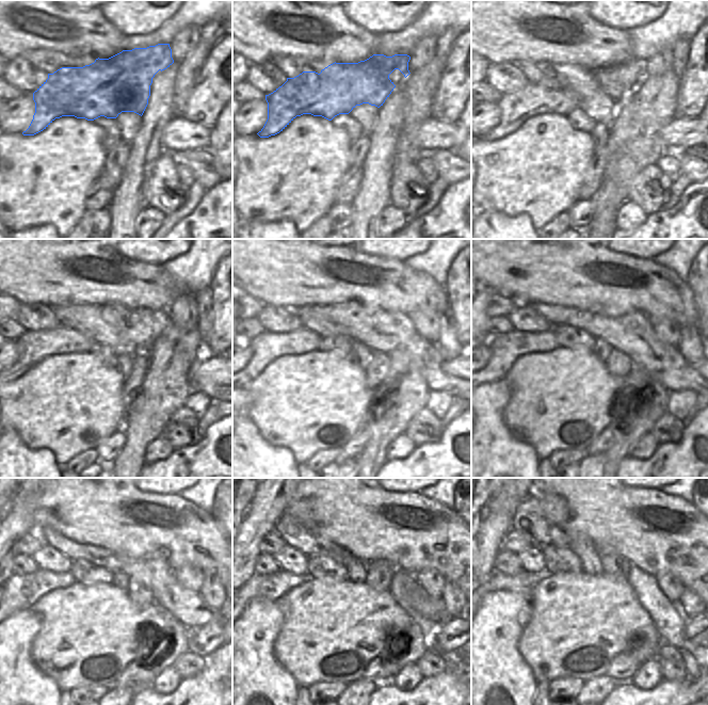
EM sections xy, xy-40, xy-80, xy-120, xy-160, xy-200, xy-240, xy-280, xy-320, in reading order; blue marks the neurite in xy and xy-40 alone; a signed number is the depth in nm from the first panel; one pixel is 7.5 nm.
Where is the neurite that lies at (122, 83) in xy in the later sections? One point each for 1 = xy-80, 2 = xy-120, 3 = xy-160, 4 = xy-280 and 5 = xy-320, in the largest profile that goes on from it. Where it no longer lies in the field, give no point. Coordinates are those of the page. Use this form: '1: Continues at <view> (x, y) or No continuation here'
1: Continues at xy-80 (515, 108)
2: Continues at xy-120 (33, 347)
3: Continues at xy-160 (269, 346)
4: Continues at xy-280 (273, 587)
5: Continues at xy-320 (523, 581).

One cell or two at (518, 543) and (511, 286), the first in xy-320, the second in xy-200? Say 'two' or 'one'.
two

